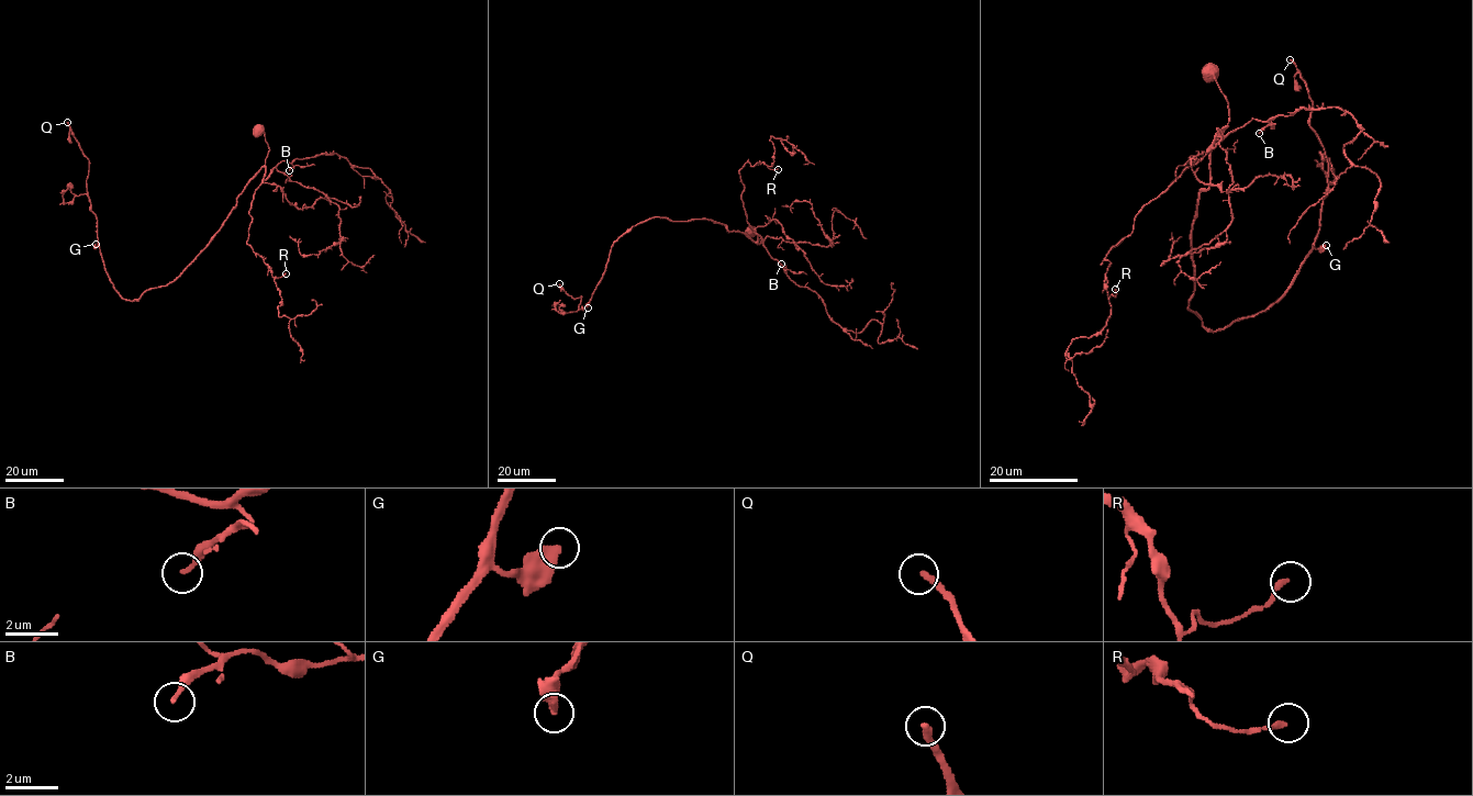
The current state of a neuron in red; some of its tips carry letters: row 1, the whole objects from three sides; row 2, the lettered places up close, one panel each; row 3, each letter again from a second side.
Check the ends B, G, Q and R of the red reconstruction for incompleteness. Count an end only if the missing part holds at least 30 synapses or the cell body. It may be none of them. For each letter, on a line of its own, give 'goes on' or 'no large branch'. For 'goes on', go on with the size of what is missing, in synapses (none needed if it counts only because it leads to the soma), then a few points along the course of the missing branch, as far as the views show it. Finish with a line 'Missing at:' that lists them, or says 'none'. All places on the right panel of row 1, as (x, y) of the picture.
B: no large branch
G: no large branch
Q: goes on; 45 synapses
R: no large branch
Missing at: Q

